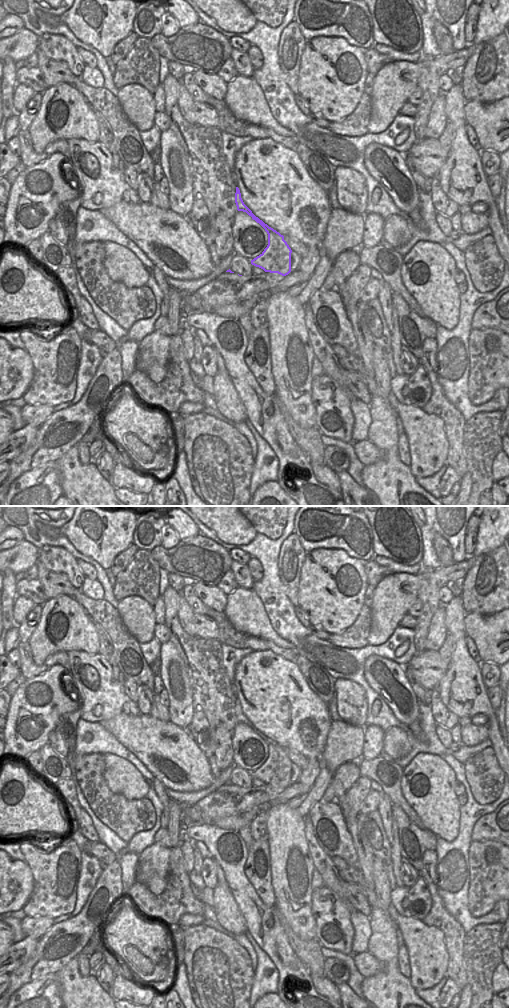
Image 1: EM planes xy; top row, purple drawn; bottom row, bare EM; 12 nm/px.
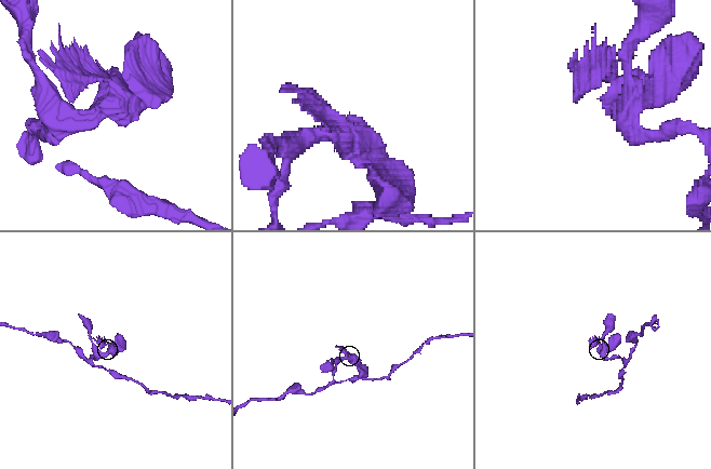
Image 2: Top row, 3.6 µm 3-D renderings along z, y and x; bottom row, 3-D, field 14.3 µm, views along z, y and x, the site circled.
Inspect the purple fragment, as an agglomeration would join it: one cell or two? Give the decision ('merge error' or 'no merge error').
merge error

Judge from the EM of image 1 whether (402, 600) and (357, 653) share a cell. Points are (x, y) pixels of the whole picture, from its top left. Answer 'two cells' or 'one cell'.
two cells

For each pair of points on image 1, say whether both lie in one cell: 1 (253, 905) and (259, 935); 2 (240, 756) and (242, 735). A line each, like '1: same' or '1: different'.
1: same
2: same

